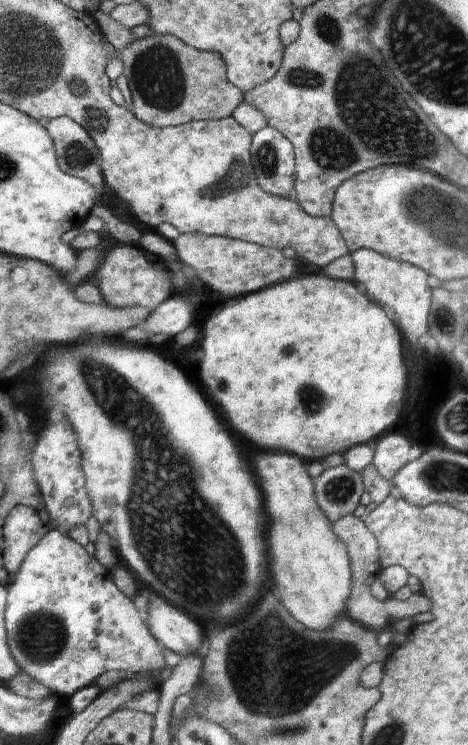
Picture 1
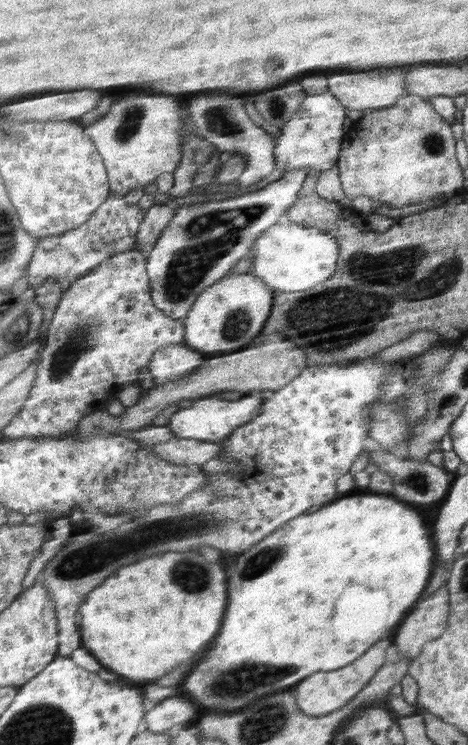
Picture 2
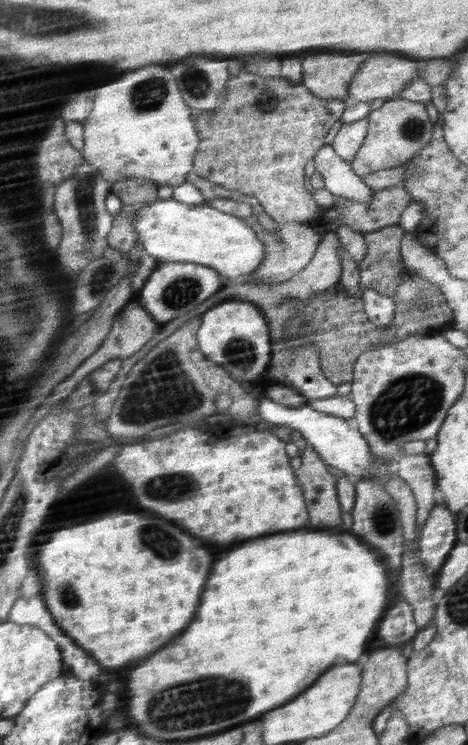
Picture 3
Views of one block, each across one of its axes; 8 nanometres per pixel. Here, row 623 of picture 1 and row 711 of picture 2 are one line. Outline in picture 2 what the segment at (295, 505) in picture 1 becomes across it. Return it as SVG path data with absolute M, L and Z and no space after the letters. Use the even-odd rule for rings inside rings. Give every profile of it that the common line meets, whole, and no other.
M382 639L358 657L352 665L343 666L338 670L320 671L312 675L314 678L306 678L300 682L296 685L298 710L302 710L302 714L306 716L323 716L348 705L381 669L380 666L384 664L384 652L388 646L390 646L390 640Z

